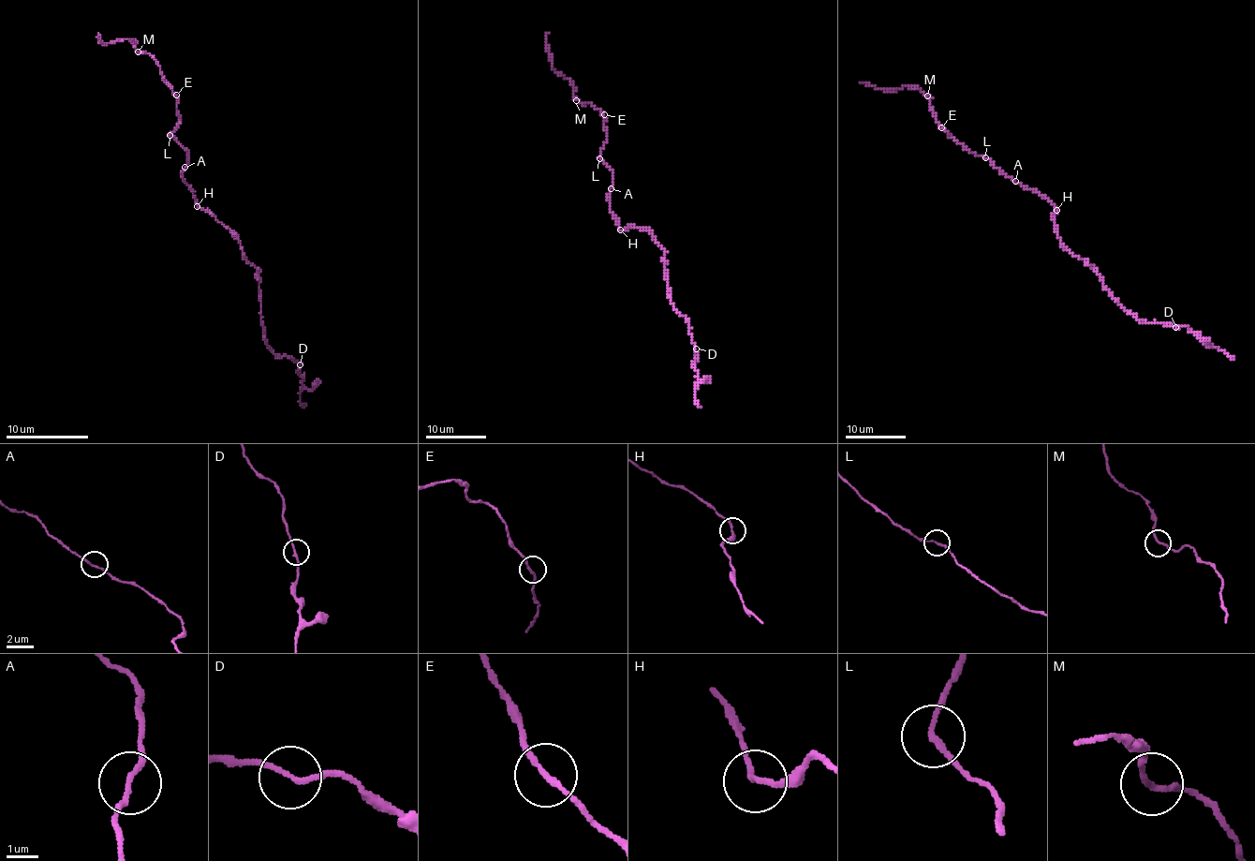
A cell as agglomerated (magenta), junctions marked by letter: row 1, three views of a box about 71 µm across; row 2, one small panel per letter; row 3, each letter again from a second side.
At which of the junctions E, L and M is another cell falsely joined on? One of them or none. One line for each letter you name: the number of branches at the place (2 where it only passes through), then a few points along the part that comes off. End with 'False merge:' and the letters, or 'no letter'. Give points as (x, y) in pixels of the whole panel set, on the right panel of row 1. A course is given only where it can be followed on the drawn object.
False merge: no letter

